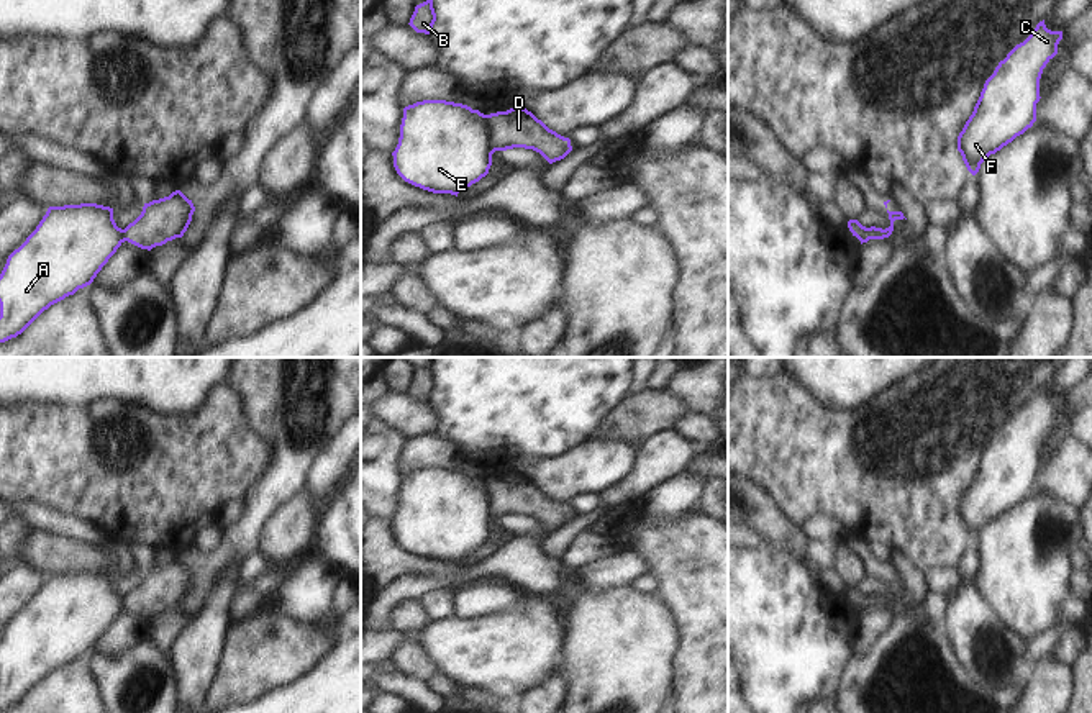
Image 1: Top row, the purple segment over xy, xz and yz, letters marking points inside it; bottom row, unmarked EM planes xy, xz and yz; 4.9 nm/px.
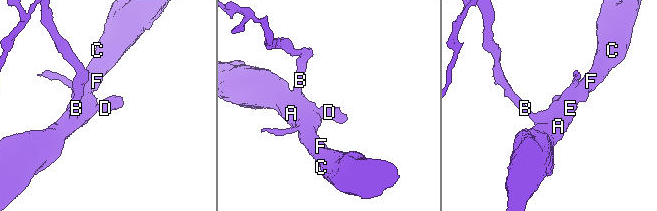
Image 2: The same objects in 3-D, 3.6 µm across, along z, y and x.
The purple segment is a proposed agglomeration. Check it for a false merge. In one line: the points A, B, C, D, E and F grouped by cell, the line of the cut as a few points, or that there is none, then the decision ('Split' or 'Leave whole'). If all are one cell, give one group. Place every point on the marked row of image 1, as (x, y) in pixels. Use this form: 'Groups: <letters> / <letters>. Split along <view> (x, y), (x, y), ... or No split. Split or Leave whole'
Groups: A B C E F / D. Split along xz (487, 115), (491, 140), (495, 149). Split.

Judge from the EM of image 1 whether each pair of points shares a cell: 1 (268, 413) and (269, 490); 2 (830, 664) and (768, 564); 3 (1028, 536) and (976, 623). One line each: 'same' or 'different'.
1: same
2: same
3: different

